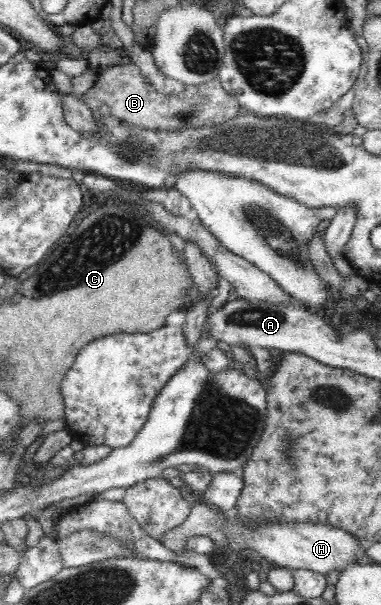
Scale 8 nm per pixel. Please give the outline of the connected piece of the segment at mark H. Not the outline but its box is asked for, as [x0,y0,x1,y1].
[162,499,365,575]

